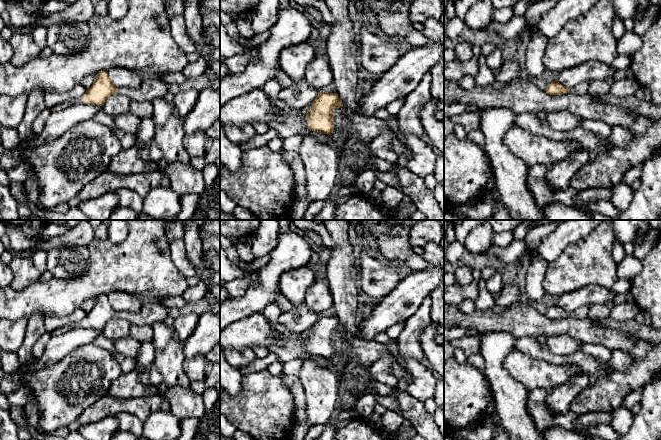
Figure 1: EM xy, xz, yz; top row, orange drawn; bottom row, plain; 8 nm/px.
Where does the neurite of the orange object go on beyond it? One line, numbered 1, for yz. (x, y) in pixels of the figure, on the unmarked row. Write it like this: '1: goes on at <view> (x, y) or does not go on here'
1: does not go on here

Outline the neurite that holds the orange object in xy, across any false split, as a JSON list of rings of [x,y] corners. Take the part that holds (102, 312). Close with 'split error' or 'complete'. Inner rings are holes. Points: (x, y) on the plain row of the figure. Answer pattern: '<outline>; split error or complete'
[[[107,295],[95,299],[94,307],[89,311],[82,325],[85,328],[103,330],[106,323],[114,317],[124,316],[128,322],[139,326],[163,322],[168,317],[168,308],[160,301],[143,301],[142,309],[136,313],[120,313],[114,310]]]; split error

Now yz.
[[[557,304],[551,306],[545,313],[546,317],[550,319],[562,319],[569,316],[570,314],[560,308]]]; complete

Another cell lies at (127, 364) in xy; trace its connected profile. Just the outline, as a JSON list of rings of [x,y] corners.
[[[120,353],[114,354],[115,359],[119,363],[122,373],[128,373],[135,369],[136,359],[132,357],[125,356]]]

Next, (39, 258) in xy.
[[[37,251],[31,254],[31,258],[35,267],[40,271],[44,272],[47,270],[46,261],[47,261],[47,253],[45,251]]]

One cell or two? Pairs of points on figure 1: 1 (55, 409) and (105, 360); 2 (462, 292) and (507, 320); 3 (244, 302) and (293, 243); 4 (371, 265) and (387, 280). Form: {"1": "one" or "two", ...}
{"1": "one", "2": "two", "3": "one", "4": "one"}

